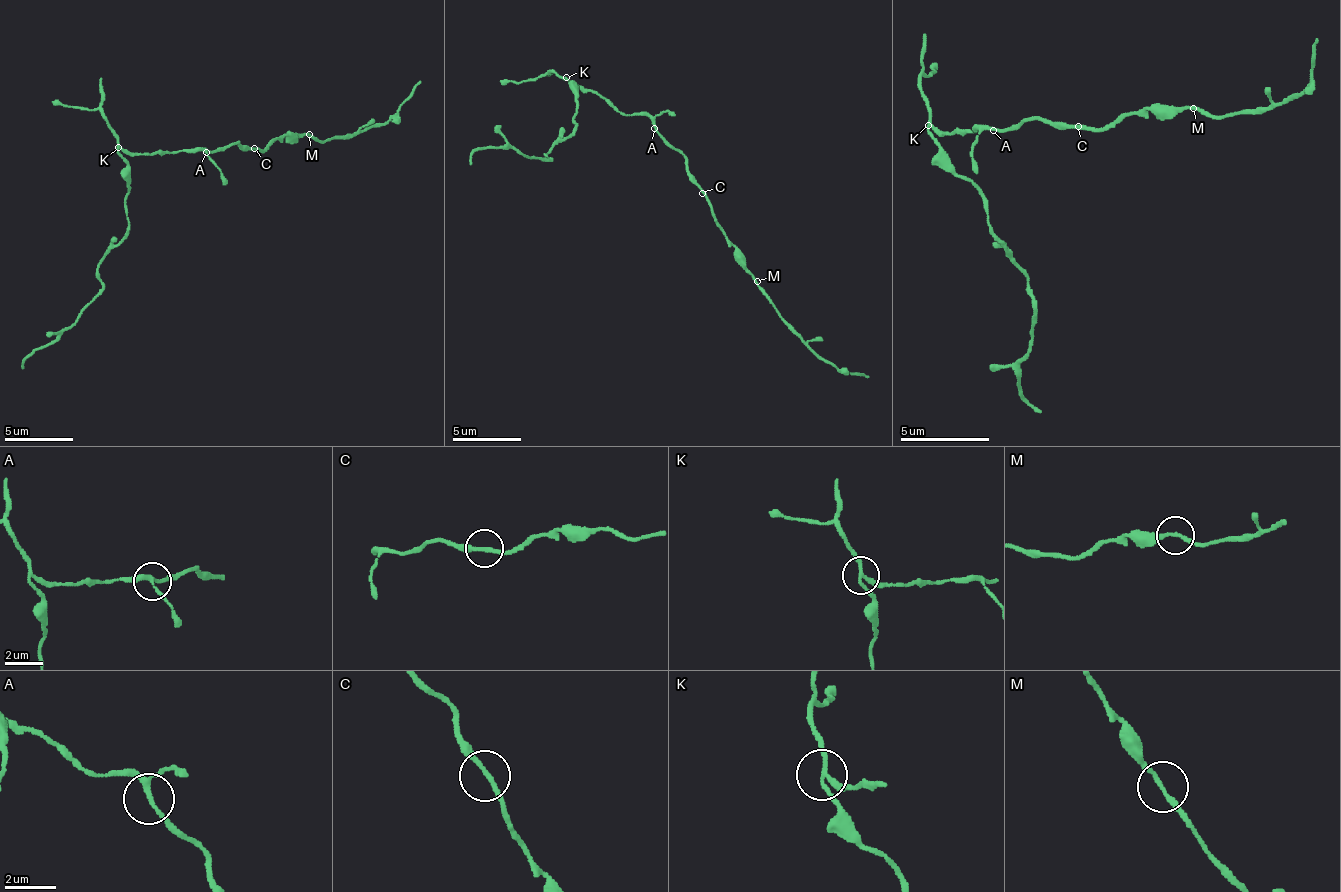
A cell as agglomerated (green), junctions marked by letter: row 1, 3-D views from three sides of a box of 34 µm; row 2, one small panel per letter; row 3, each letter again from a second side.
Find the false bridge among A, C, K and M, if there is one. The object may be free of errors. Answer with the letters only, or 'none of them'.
K

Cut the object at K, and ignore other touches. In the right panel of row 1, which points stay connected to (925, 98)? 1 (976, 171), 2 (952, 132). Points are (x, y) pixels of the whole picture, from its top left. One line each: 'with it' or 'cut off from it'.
1: cut off from it
2: cut off from it

